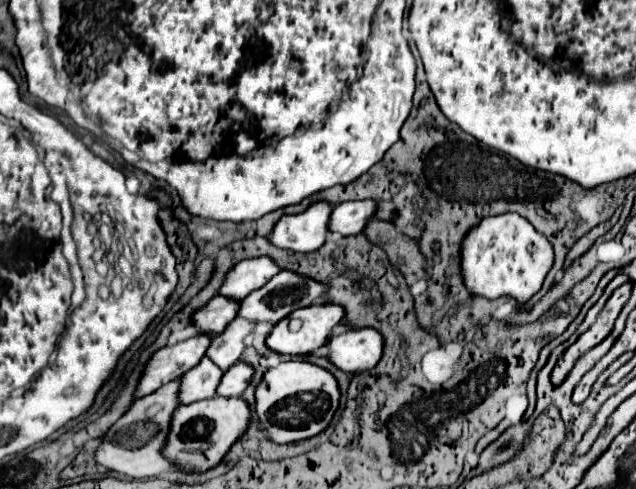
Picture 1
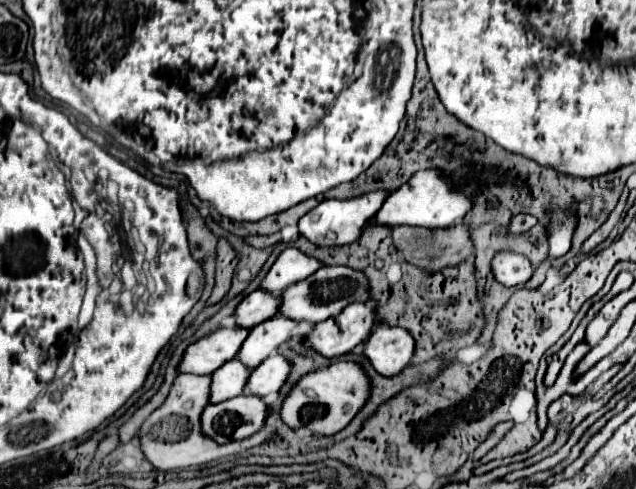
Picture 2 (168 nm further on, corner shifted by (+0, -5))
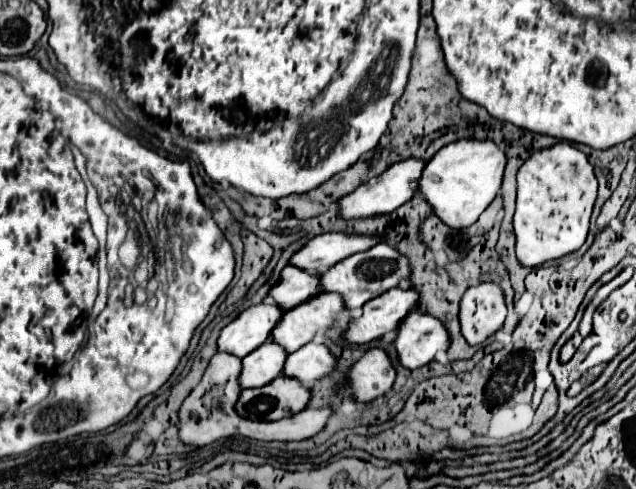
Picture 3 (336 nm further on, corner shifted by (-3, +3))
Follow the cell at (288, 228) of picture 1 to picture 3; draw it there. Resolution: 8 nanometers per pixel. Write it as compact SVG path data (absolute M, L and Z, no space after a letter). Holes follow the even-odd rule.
M400 161L400 163L392 165L382 175L374 177L372 181L362 183L352 193L340 197L336 201L336 205L340 209L338 217L342 221L350 221L350 219L368 219L368 217L392 213L394 209L398 209L402 203L406 203L410 197L416 195L416 181L420 179L422 169L424 169L424 161Z

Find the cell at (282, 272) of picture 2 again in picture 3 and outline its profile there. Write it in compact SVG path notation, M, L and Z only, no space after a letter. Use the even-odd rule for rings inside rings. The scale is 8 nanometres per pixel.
M324 233L312 237L302 249L298 249L290 257L290 265L318 275L324 273L324 269L330 269L338 261L346 259L352 253L370 249L372 245L380 243L380 237L356 237L356 235L344 235L344 233Z

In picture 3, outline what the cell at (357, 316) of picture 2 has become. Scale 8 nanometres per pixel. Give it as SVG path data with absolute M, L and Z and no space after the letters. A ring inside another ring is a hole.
M390 289L362 307L362 315L354 317L342 333L346 343L362 345L394 331L396 325L416 307L418 293L414 289Z

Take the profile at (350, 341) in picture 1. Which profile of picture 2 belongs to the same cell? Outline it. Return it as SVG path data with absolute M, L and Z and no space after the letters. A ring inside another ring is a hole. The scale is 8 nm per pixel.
M379 325L365 341L365 355L373 369L385 377L399 375L413 361L415 341L407 329Z

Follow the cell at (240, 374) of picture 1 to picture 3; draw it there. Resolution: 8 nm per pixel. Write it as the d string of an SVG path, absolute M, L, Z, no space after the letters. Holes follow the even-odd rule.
M306 343L298 351L290 353L284 361L282 375L298 379L300 383L314 383L330 373L334 367L334 355L320 343Z

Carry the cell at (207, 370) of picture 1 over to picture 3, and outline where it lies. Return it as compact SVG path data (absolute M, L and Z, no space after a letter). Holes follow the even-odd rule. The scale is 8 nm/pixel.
M270 341L262 343L258 349L254 349L242 359L242 369L238 377L240 387L242 389L260 387L278 377L282 373L284 357L286 353L280 349L280 345Z

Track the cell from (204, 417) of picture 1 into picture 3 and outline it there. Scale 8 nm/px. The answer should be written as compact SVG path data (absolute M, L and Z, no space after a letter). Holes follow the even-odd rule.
M284 375L258 389L244 389L236 401L236 413L252 421L276 421L298 413L308 403L308 389Z

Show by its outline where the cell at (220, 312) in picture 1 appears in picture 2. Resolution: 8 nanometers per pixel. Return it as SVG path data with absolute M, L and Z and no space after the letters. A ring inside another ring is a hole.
M257 289L239 303L237 325L253 329L253 325L267 321L269 317L275 317L279 307L281 307L281 295L273 295L267 289Z

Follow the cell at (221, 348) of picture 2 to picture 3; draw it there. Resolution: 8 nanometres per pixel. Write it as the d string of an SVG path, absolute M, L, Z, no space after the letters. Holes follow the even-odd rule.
M274 303L270 305L254 305L244 309L232 323L228 323L218 337L218 351L232 353L236 357L244 357L258 345L268 339L268 333L280 319L282 311L276 309Z

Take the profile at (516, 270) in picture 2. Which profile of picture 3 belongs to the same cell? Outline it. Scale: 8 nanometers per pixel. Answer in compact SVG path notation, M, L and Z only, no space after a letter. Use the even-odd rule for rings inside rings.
M558 143L552 149L534 153L518 171L518 209L513 216L518 263L534 269L580 249L588 235L596 189L598 183L588 157L570 143Z

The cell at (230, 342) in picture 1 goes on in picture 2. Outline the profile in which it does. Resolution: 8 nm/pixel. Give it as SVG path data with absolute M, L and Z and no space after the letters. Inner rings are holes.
M275 315L269 321L263 321L261 325L255 325L245 339L237 359L243 361L247 367L257 367L261 365L273 351L277 351L289 337L297 321L289 317Z

